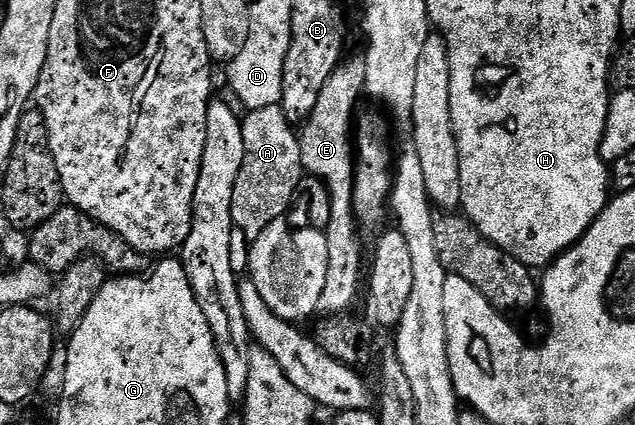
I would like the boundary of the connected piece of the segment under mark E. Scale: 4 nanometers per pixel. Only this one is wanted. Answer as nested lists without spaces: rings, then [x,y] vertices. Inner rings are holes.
[[[348,56],[340,63],[329,83],[321,87],[321,96],[317,107],[302,122],[298,134],[301,147],[301,163],[310,176],[316,177],[325,185],[332,203],[327,229],[329,247],[329,275],[326,276],[325,288],[321,291],[319,313],[324,318],[346,314],[354,303],[355,296],[360,296],[361,286],[365,281],[365,261],[363,265],[363,245],[359,242],[361,226],[355,219],[355,155],[353,152],[353,122],[356,120],[355,108],[359,100],[364,100],[367,84],[365,83],[366,56]],[[352,120],[352,121],[351,121]],[[303,129],[303,133],[302,133]],[[360,284],[360,285],[359,285]]]

